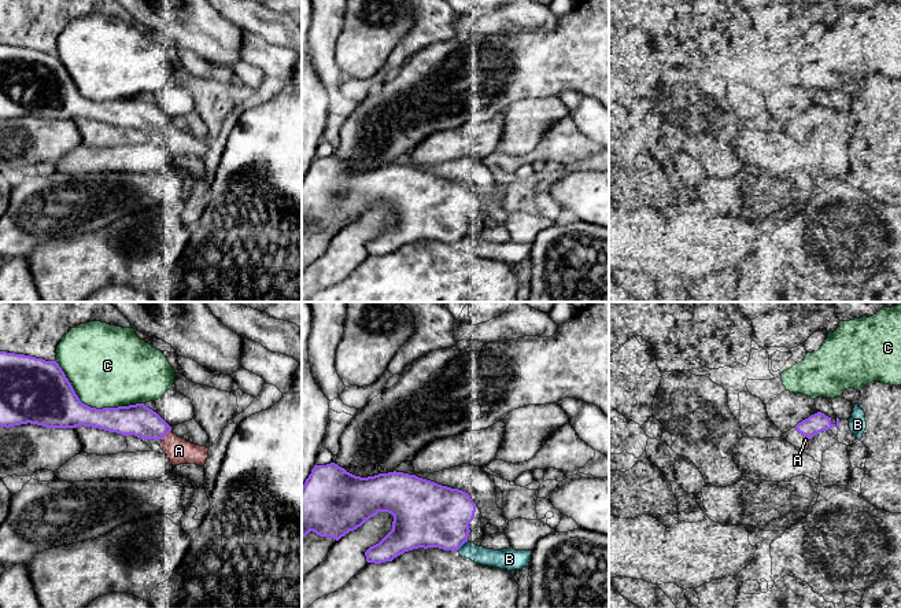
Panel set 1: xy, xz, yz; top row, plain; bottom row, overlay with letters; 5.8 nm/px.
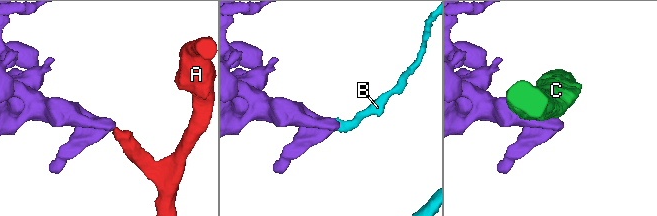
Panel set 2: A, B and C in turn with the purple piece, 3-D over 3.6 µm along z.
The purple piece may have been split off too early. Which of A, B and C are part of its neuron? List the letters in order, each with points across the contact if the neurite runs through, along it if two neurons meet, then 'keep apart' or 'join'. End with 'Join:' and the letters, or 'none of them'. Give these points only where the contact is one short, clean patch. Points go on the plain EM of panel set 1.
A: join
B: keep apart
C: keep apart
Join: A

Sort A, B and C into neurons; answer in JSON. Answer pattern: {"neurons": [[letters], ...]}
{"neurons": [["A"], ["B"], ["C"]]}

